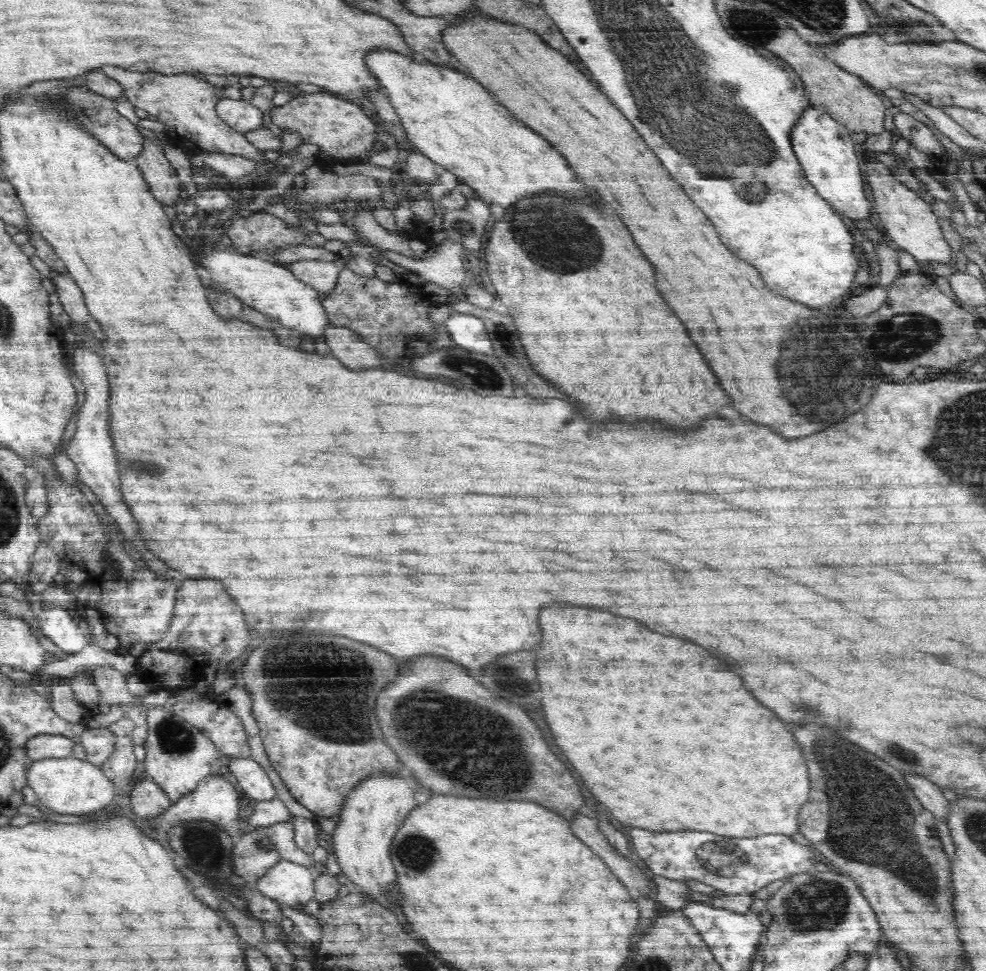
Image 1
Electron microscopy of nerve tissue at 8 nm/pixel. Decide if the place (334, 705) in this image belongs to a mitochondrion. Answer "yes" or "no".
yes

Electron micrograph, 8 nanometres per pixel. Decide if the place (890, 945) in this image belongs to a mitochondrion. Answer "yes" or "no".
no

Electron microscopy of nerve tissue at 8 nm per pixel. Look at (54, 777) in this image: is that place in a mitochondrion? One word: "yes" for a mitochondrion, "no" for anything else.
no

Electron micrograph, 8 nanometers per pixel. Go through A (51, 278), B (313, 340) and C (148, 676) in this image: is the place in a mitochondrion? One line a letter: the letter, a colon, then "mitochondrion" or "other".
A: other
B: other
C: other

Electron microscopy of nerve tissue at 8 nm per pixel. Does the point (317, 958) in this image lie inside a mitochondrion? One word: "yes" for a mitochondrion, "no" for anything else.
no

